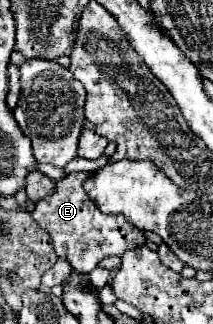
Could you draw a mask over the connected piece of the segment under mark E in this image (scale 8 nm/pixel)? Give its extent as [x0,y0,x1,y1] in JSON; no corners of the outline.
[32,172,146,274]

